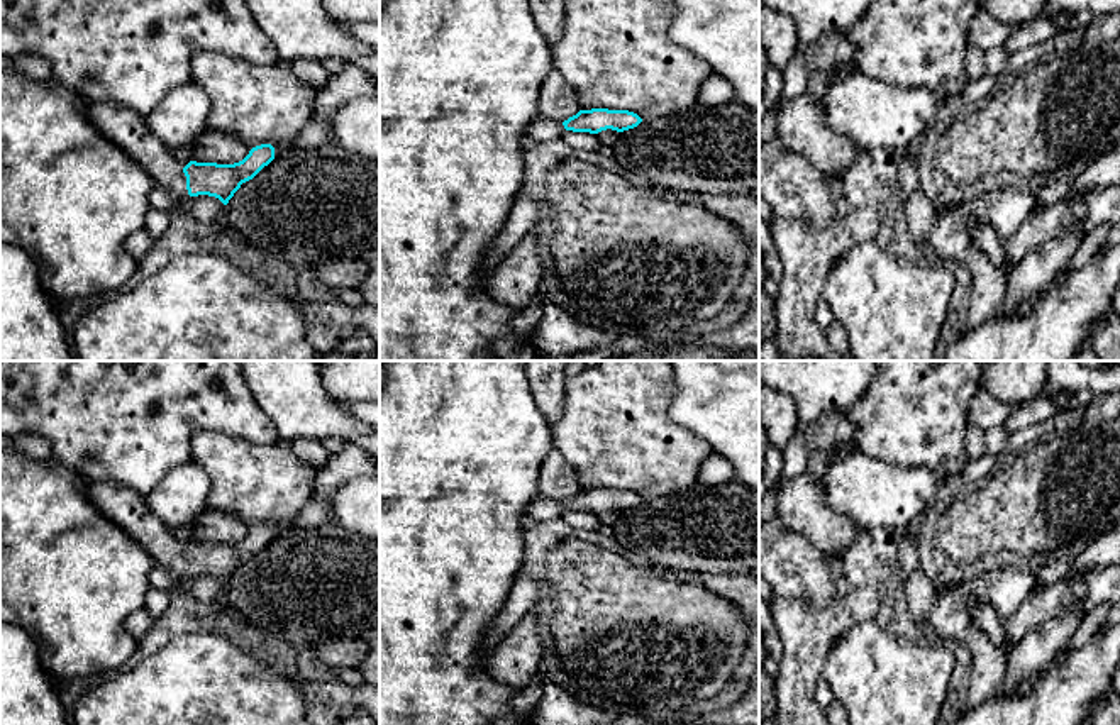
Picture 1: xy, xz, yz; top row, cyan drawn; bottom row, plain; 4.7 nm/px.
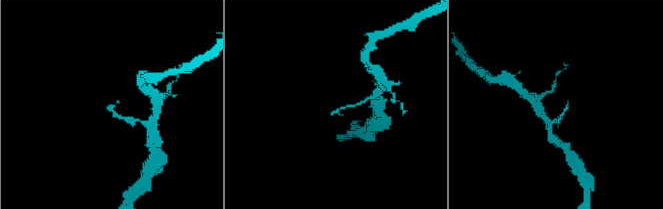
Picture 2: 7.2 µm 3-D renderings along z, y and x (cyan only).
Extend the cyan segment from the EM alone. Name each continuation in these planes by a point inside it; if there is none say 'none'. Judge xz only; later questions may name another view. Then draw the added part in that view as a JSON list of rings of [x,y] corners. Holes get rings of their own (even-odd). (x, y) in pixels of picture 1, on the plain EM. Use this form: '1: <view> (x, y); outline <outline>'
1: xz (541, 509); outline [[[537,496],[525,510],[525,523],[561,518],[564,510],[563,501]]]

